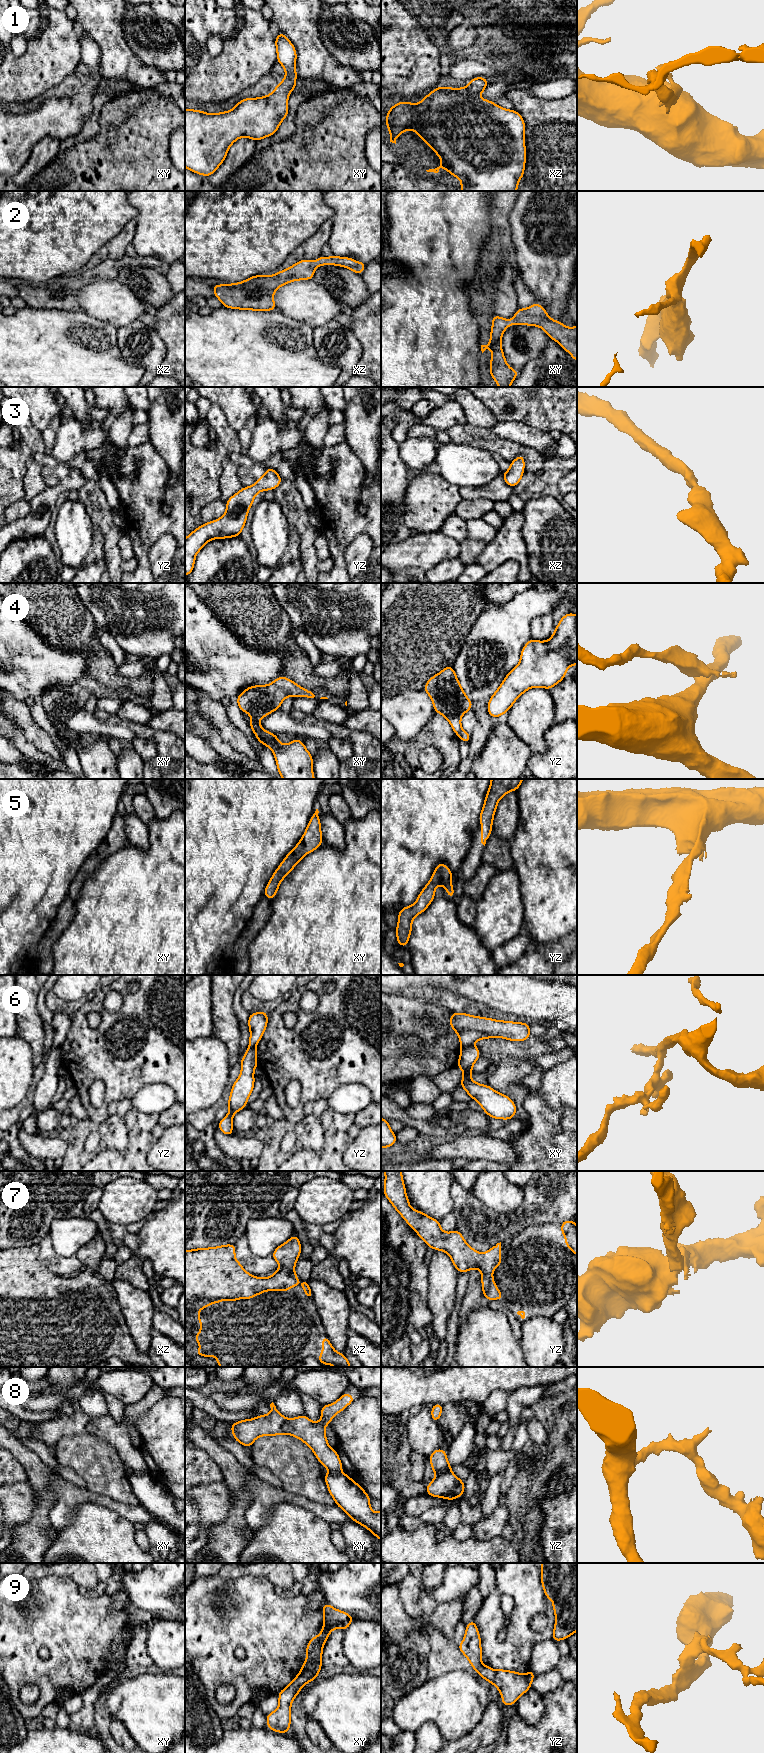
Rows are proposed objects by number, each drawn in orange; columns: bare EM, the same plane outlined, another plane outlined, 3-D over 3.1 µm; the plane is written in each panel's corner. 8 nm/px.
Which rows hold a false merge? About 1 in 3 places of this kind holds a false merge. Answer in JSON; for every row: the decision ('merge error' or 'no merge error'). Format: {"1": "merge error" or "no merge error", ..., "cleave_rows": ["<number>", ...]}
{"1": "no merge error", "2": "no merge error", "3": "no merge error", "4": "merge error", "5": "no merge error", "6": "merge error", "7": "no merge error", "8": "merge error", "9": "merge error", "cleave_rows": ["4", "6", "8", "9"]}

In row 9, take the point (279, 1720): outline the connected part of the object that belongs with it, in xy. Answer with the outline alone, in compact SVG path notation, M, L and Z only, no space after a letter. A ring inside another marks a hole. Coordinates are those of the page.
M315 1668L312 1671L298 1674L292 1682L278 1693L278 1708L266 1716L267 1727L275 1732L289 1733L291 1724L291 1703L299 1694L302 1687L309 1681L314 1681L321 1668Z

